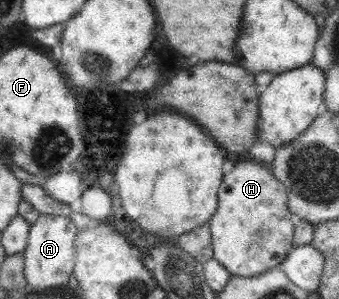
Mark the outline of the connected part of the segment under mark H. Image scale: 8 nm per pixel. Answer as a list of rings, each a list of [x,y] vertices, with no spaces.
[[[252,160],[229,163],[231,171],[223,177],[219,192],[219,204],[208,221],[212,236],[213,258],[232,275],[250,278],[269,269],[279,268],[287,253],[293,248],[295,215],[288,207],[288,190],[271,173],[268,165]]]

